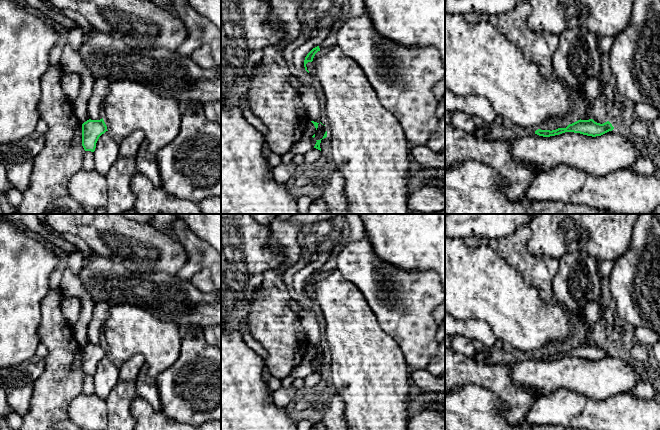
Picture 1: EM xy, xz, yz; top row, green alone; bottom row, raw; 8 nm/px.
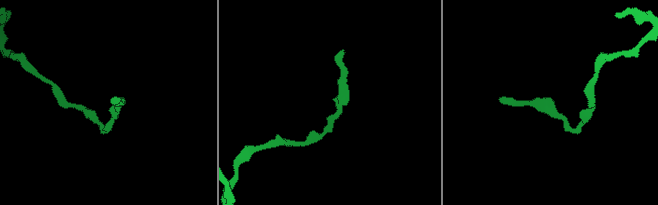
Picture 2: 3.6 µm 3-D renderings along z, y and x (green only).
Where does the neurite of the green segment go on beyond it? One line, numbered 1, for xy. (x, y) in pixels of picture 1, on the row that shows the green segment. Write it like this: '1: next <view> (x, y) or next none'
1: next none

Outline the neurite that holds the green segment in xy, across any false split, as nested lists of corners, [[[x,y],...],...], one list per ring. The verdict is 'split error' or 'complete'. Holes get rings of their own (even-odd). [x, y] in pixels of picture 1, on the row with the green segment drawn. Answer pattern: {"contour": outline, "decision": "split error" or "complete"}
{"contour": [[[102,119],[87,120],[82,124],[82,146],[85,151],[94,152],[99,137],[107,130],[107,126]]], "decision": "complete"}

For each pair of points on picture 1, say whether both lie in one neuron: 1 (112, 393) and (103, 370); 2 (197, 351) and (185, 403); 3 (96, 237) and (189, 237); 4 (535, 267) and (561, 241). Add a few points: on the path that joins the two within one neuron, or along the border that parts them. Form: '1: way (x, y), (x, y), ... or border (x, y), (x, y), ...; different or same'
1: way (110, 387), (109, 376); same
2: way (197, 364), (197, 387), (194, 390); same
3: border (177, 240), (187, 254), (186, 262); different
4: border (525, 245), (533, 255), (549, 256), (558, 260); different

